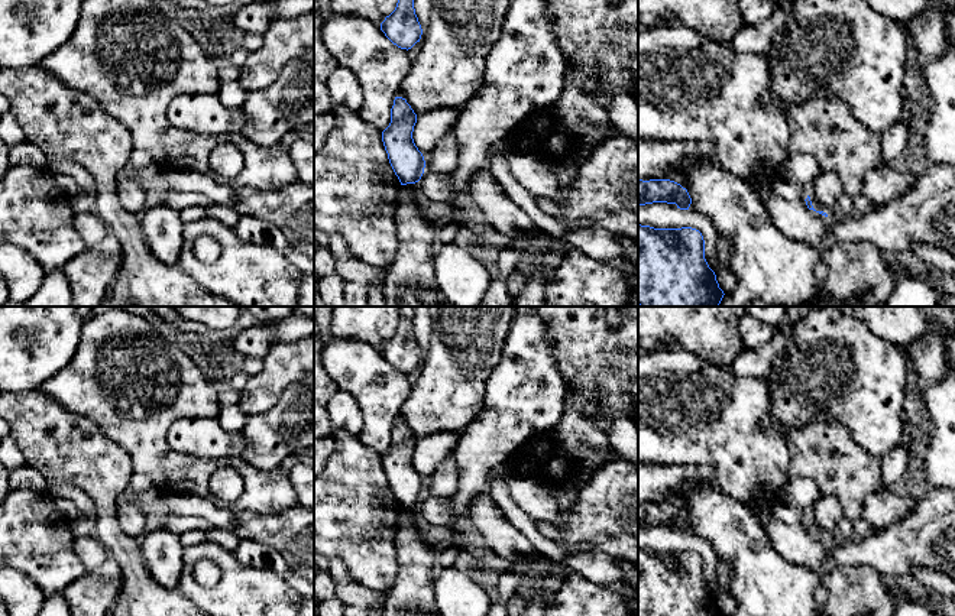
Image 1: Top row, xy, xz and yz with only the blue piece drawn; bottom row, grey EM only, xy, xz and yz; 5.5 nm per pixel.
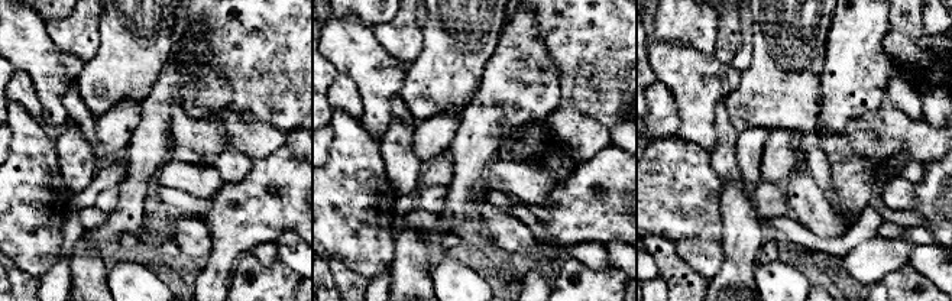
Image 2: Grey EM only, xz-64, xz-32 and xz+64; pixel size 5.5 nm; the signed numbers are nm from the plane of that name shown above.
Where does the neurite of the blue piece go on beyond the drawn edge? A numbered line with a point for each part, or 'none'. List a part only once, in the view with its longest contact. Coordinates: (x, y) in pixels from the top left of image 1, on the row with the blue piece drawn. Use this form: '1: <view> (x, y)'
none

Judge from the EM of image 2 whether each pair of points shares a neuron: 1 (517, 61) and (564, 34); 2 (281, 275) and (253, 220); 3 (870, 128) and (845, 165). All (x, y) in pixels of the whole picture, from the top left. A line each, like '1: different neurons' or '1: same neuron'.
1: different neurons
2: different neurons
3: same neuron

